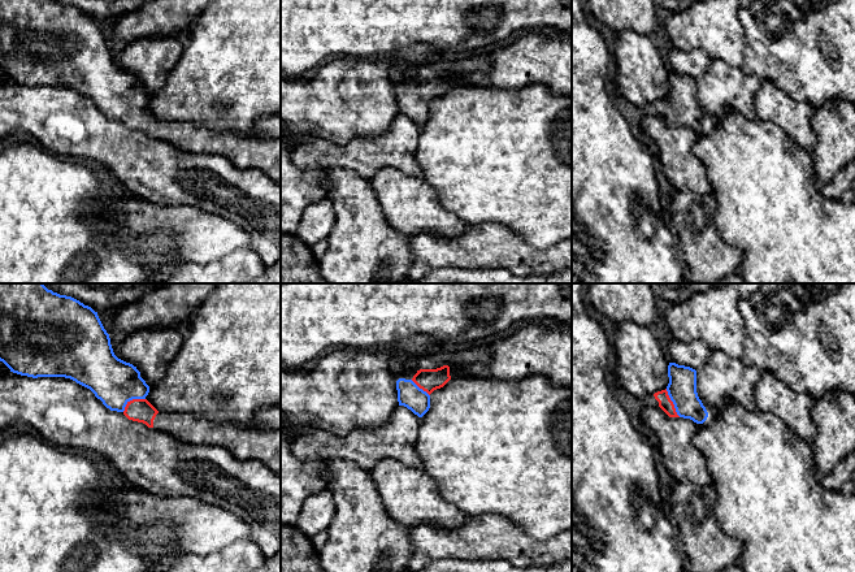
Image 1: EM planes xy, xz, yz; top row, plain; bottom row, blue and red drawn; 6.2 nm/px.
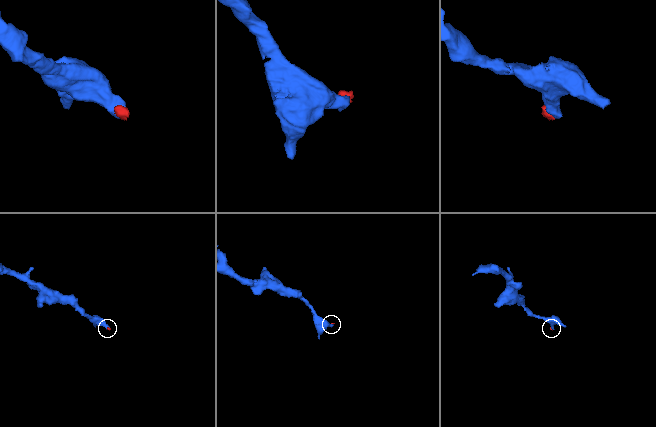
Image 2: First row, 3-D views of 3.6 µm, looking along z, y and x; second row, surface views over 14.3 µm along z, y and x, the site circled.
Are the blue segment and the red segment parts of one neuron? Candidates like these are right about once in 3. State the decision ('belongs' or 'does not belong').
belongs

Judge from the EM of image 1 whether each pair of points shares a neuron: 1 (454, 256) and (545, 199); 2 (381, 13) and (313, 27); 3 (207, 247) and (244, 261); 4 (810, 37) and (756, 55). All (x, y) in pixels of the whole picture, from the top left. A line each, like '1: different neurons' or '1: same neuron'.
1: different neurons
2: same neuron
3: different neurons
4: same neuron

